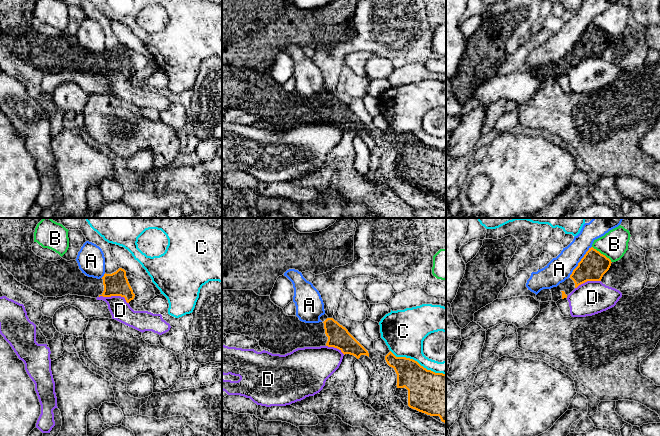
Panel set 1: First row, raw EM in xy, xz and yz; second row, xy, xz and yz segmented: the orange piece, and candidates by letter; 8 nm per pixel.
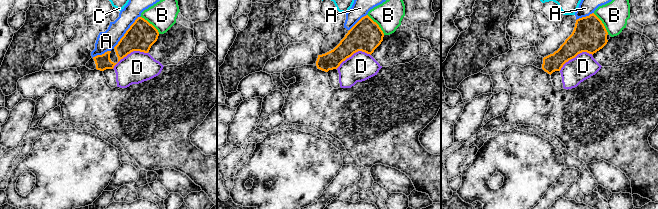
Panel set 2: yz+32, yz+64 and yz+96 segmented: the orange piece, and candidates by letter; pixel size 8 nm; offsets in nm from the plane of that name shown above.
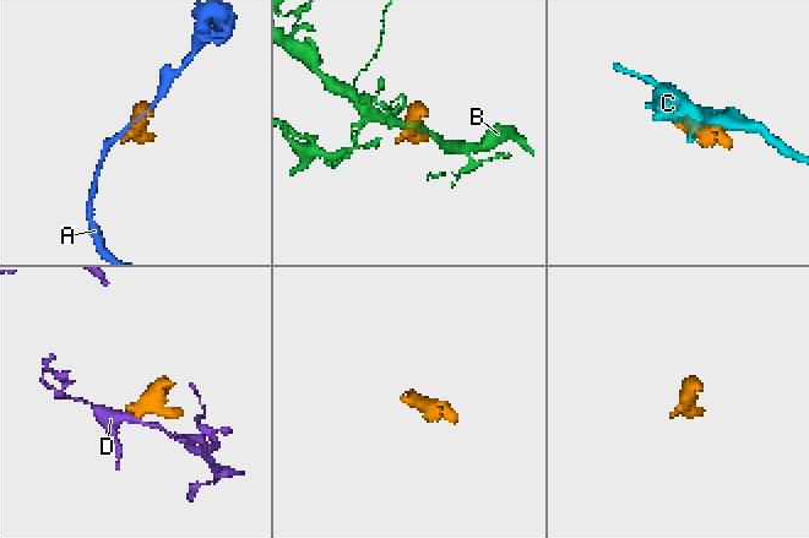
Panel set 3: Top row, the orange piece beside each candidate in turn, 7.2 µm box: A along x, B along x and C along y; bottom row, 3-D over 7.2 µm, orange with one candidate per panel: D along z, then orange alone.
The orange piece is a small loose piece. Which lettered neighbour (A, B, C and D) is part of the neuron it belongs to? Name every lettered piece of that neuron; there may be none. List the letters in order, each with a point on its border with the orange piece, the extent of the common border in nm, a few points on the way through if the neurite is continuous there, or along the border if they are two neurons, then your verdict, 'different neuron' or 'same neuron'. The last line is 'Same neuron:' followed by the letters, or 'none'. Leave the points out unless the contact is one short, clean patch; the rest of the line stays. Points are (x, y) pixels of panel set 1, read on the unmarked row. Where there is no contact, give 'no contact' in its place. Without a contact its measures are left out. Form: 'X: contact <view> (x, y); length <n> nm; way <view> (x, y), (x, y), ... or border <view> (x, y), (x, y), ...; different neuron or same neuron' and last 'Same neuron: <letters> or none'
A: contact yz (580, 37); length 300 nm; different neuron
B: contact yz (602, 30); length 200 nm; different neuron
C: contact xz (417, 138); length 480 nm; different neuron
D: contact xy (114, 71); length 240 nm; different neuron
Same neuron: none

